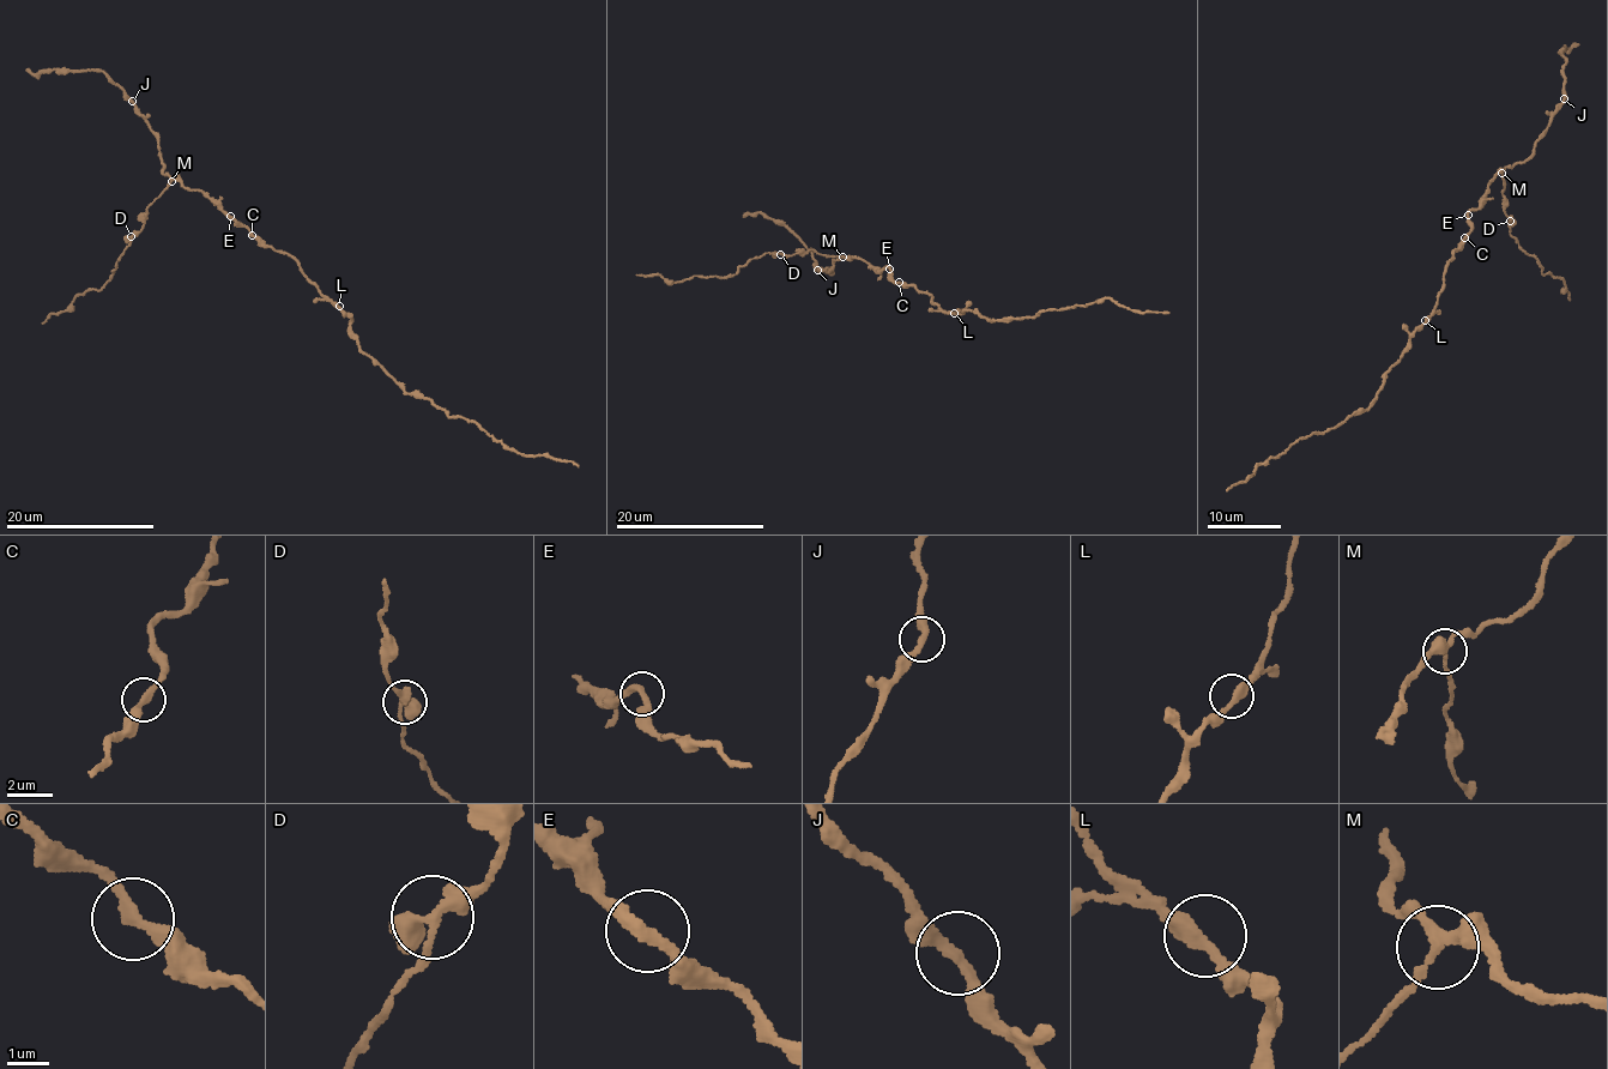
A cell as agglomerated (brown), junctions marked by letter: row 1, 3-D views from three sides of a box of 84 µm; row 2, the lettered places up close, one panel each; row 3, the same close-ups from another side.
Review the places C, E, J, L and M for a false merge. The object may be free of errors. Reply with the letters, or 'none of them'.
M

